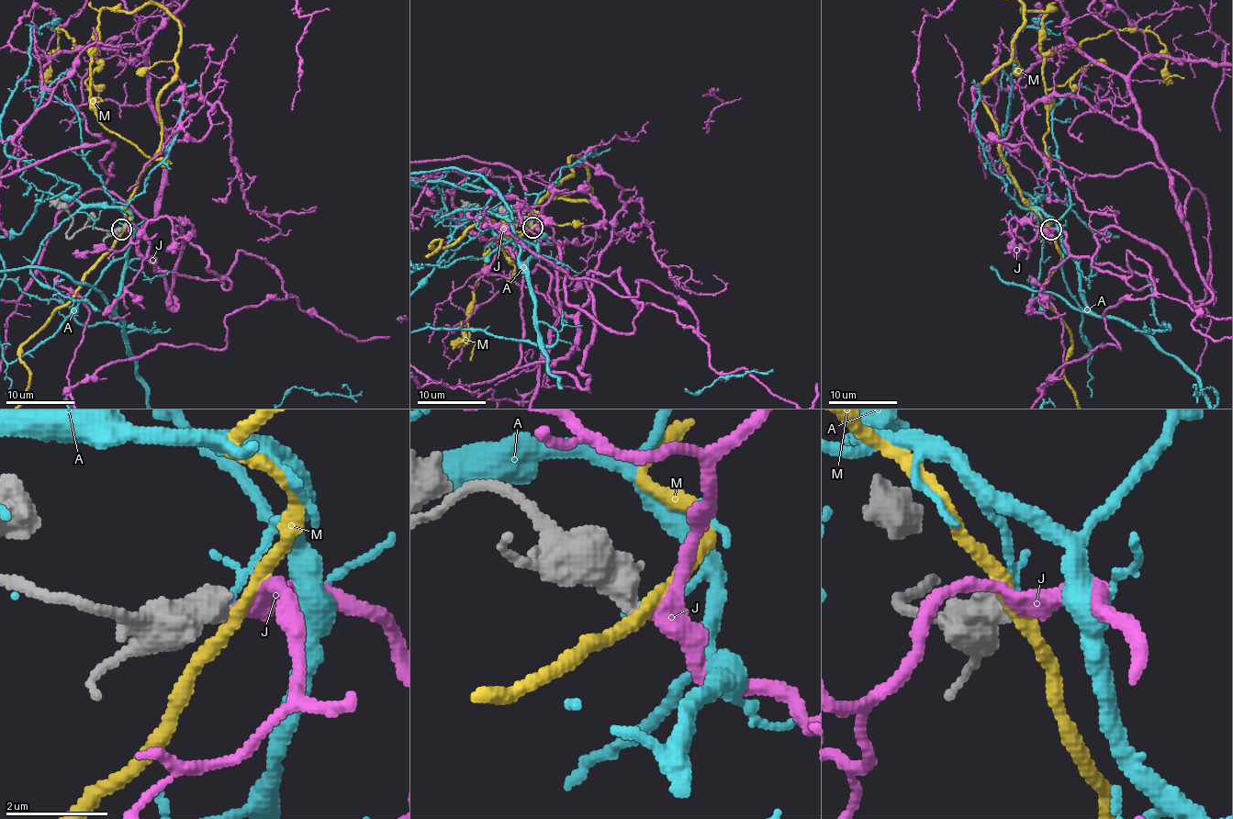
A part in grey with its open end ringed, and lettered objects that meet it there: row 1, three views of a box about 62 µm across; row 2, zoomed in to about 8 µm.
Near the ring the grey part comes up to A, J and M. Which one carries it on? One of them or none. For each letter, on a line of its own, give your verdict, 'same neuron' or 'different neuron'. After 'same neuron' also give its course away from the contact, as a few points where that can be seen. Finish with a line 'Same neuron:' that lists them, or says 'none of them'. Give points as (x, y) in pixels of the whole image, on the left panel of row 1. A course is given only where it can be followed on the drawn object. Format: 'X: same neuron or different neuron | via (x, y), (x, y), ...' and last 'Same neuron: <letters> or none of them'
A: different neuron
J: same neuron | via (122, 229), (153, 269), (229, 287), (178, 226), (168, 305), (108, 192), (114, 142)
M: different neuron
Same neuron: J

